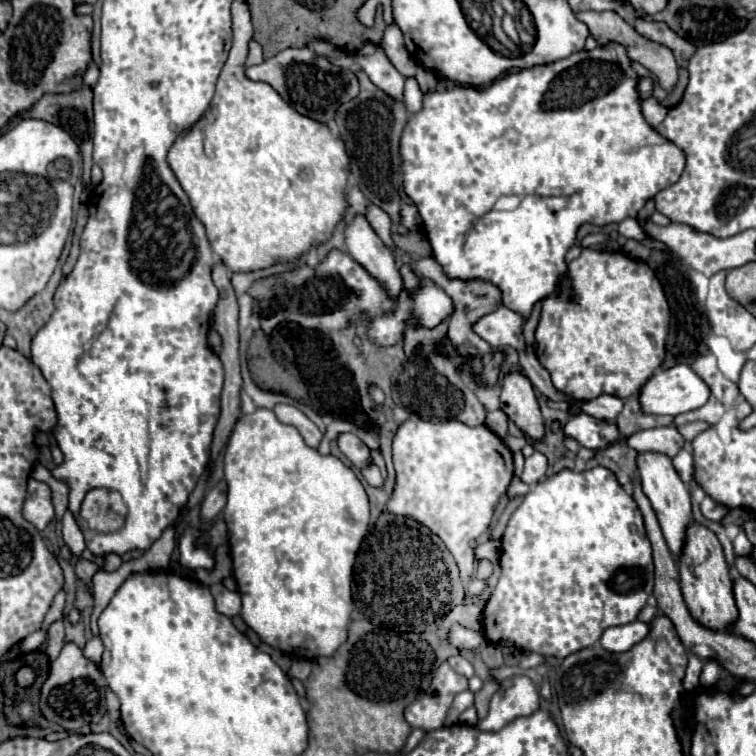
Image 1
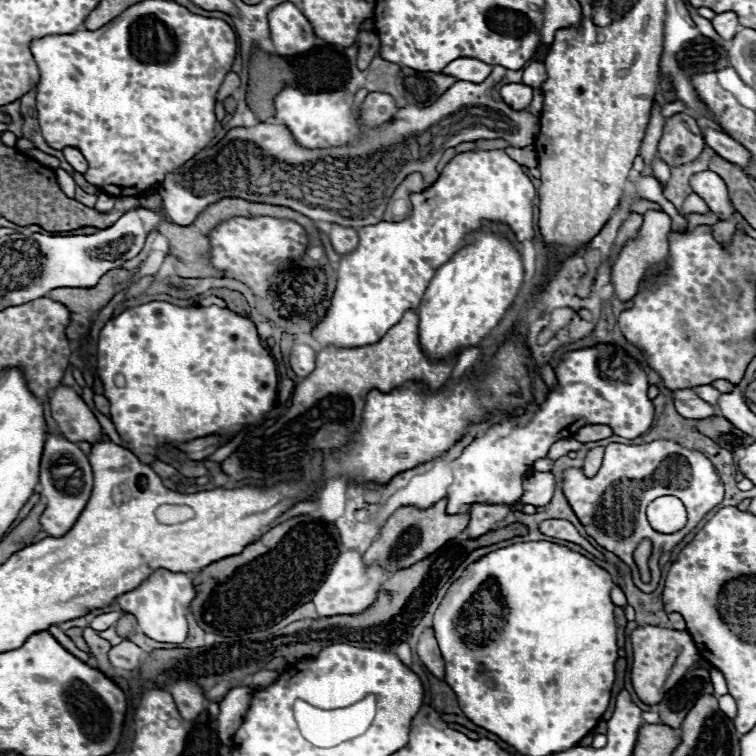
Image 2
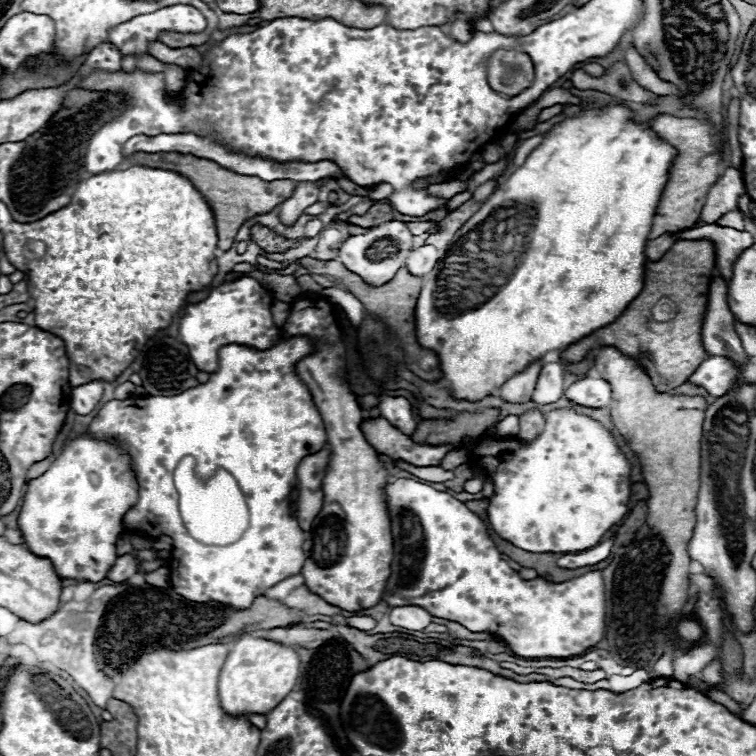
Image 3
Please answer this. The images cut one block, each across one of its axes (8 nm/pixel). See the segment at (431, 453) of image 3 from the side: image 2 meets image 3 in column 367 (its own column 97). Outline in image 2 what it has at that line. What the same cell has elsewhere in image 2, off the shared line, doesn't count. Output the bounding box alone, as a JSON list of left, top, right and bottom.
[48,384,102,444]

